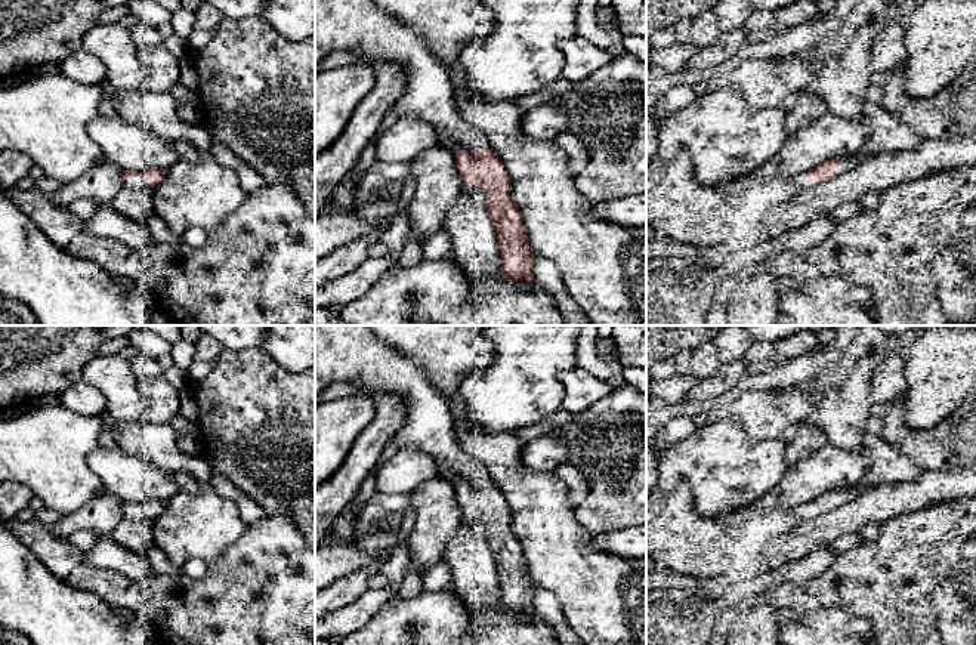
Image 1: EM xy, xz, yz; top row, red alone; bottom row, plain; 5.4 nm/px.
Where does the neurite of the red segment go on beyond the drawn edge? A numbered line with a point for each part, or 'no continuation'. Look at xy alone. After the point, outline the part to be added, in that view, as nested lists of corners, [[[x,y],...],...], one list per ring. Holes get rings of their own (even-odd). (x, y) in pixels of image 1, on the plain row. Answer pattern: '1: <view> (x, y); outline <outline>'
1: xy (138, 512); outline [[[135,504],[135,507],[130,512],[123,512],[123,518],[127,519],[145,519],[146,512],[142,504]]]

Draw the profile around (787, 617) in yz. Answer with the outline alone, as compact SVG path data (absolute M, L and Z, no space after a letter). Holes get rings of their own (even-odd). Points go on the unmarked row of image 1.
M791 608L791 609L779 609L778 617L779 617L779 624L781 624L782 629L790 626L790 624L802 623L802 621L806 620L794 608Z

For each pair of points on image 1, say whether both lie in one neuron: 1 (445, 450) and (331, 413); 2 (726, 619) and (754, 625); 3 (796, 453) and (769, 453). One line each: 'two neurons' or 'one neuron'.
1: two neurons
2: two neurons
3: two neurons

